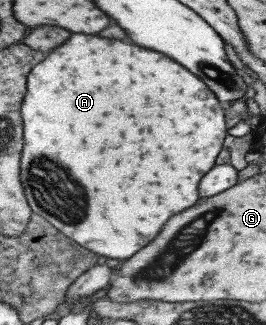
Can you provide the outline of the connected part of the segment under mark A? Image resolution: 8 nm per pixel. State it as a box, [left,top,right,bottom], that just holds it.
[24,33,228,263]

